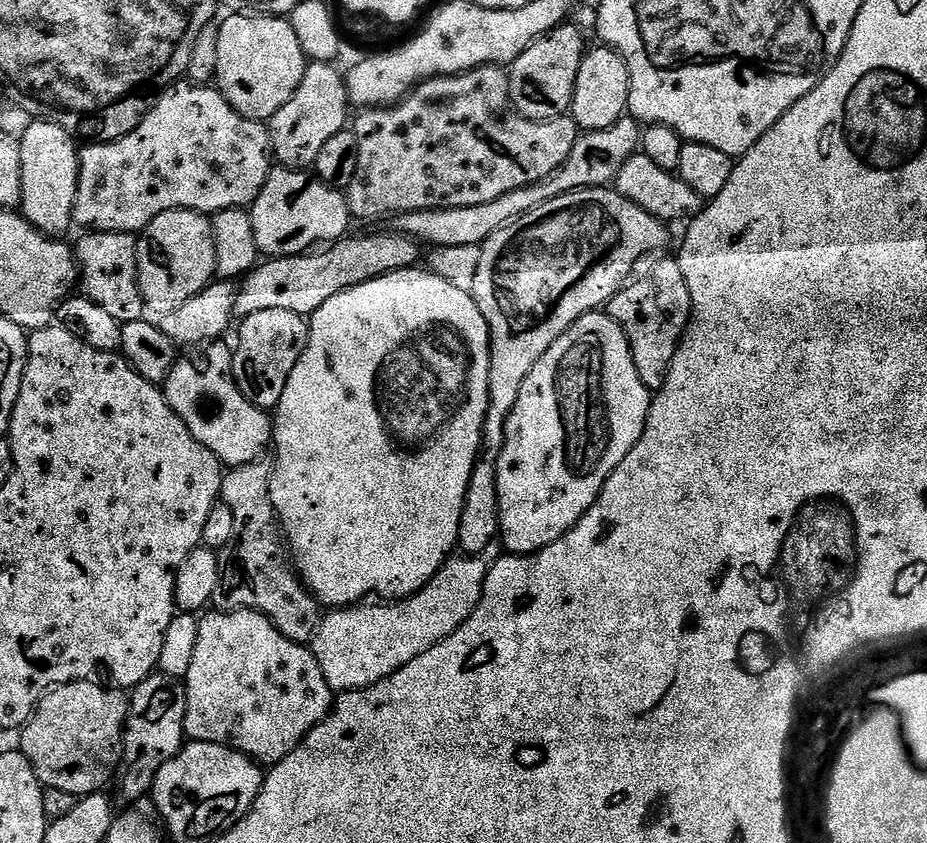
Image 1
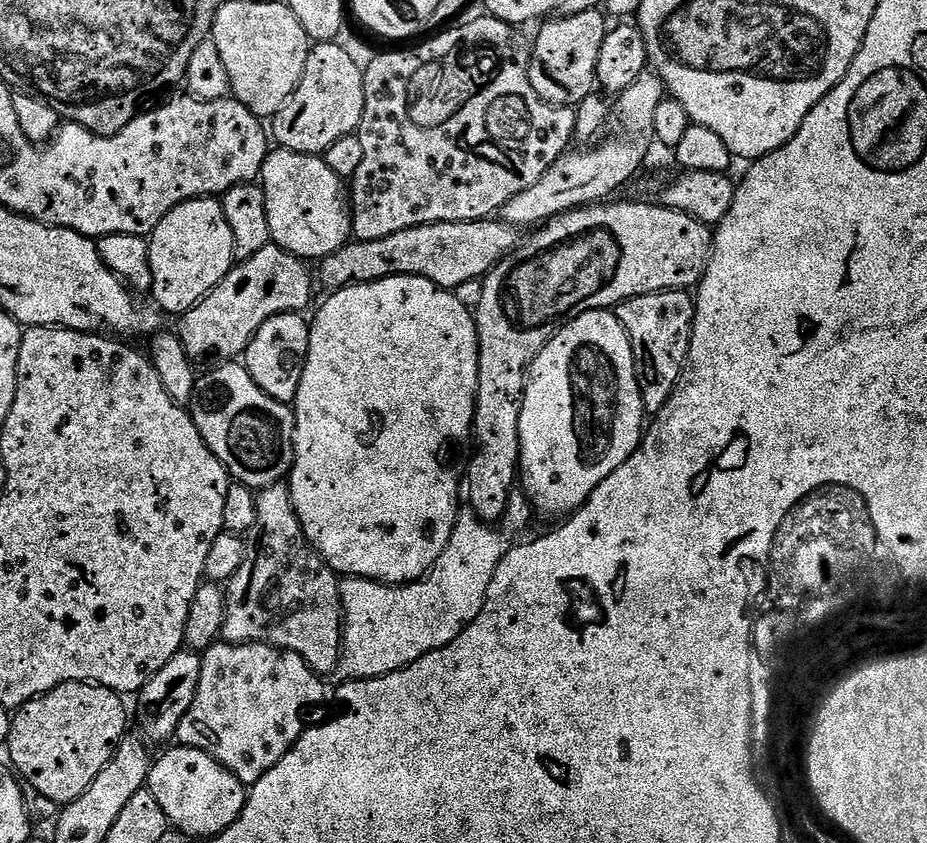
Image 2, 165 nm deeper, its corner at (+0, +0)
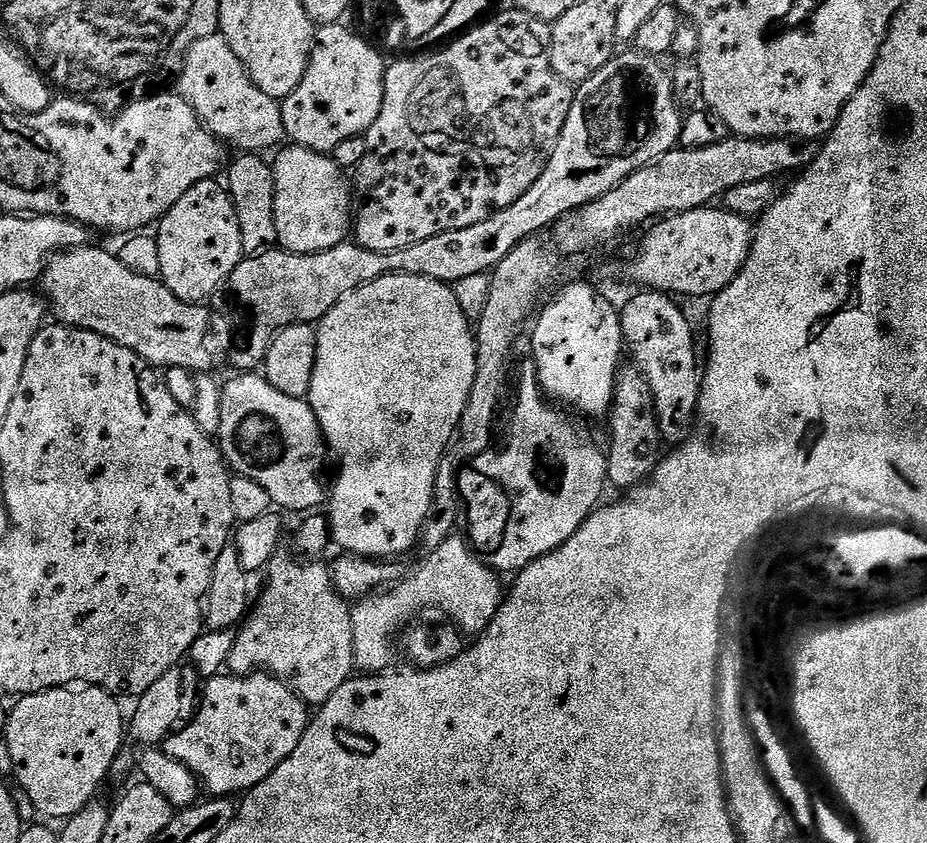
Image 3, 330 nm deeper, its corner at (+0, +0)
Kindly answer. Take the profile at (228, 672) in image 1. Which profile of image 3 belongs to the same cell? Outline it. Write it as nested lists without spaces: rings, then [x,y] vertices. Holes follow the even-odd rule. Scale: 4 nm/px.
[[[263,670],[247,676],[221,674],[205,684],[208,685],[196,717],[173,732],[164,741],[162,750],[186,765],[209,797],[232,798],[235,792],[246,794],[270,778],[270,774],[294,754],[298,742],[302,742],[302,734],[308,729],[309,705],[290,685]]]

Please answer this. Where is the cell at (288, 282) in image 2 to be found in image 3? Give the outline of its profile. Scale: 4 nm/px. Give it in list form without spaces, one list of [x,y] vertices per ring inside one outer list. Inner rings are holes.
[[[629,50],[613,55],[602,70],[579,85],[566,126],[538,182],[518,202],[478,226],[434,234],[426,242],[393,252],[375,252],[345,242],[314,254],[273,250],[241,260],[210,301],[214,332],[224,343],[225,358],[240,374],[259,369],[274,338],[286,326],[315,325],[346,294],[383,276],[425,276],[452,286],[470,274],[491,273],[514,246],[539,237],[543,228],[551,229],[566,214],[602,198],[630,174],[671,152],[680,142],[682,109],[676,103],[669,69],[660,64],[655,56]]]

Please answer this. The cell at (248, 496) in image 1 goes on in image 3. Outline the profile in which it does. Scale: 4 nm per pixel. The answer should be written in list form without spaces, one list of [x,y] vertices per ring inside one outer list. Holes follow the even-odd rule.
[[[278,554],[273,558],[272,563],[266,569],[266,577],[268,581],[264,584],[264,589],[260,592],[260,597],[255,597],[254,603],[251,605],[250,611],[246,619],[239,625],[236,632],[236,641],[234,642],[234,650],[230,650],[228,655],[228,663],[226,665],[229,673],[237,676],[247,676],[250,672],[263,670],[271,675],[277,676],[279,680],[291,686],[292,691],[309,706],[319,706],[325,704],[334,694],[334,690],[338,690],[338,686],[342,686],[348,680],[353,679],[354,669],[356,668],[356,659],[354,658],[354,622],[352,621],[352,608],[349,601],[340,595],[336,589],[336,583],[332,581],[332,569],[326,563],[316,564],[320,562],[309,562],[307,559],[299,558],[295,560],[292,556],[284,556]]]

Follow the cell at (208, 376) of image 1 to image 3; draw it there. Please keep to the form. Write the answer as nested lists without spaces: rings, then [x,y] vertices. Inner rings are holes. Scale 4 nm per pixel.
[[[260,374],[233,377],[222,387],[222,426],[218,437],[220,453],[229,469],[237,476],[254,478],[270,494],[273,505],[285,513],[308,514],[319,509],[316,507],[326,500],[326,445],[307,399],[290,398],[290,394],[274,390]]]

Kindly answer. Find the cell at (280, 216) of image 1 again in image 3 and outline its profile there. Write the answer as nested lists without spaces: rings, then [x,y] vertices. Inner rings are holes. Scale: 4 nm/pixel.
[[[299,146],[287,147],[275,153],[272,164],[279,247],[286,252],[314,254],[345,243],[354,228],[354,192],[349,177],[344,177],[345,169],[337,166],[331,155]]]

